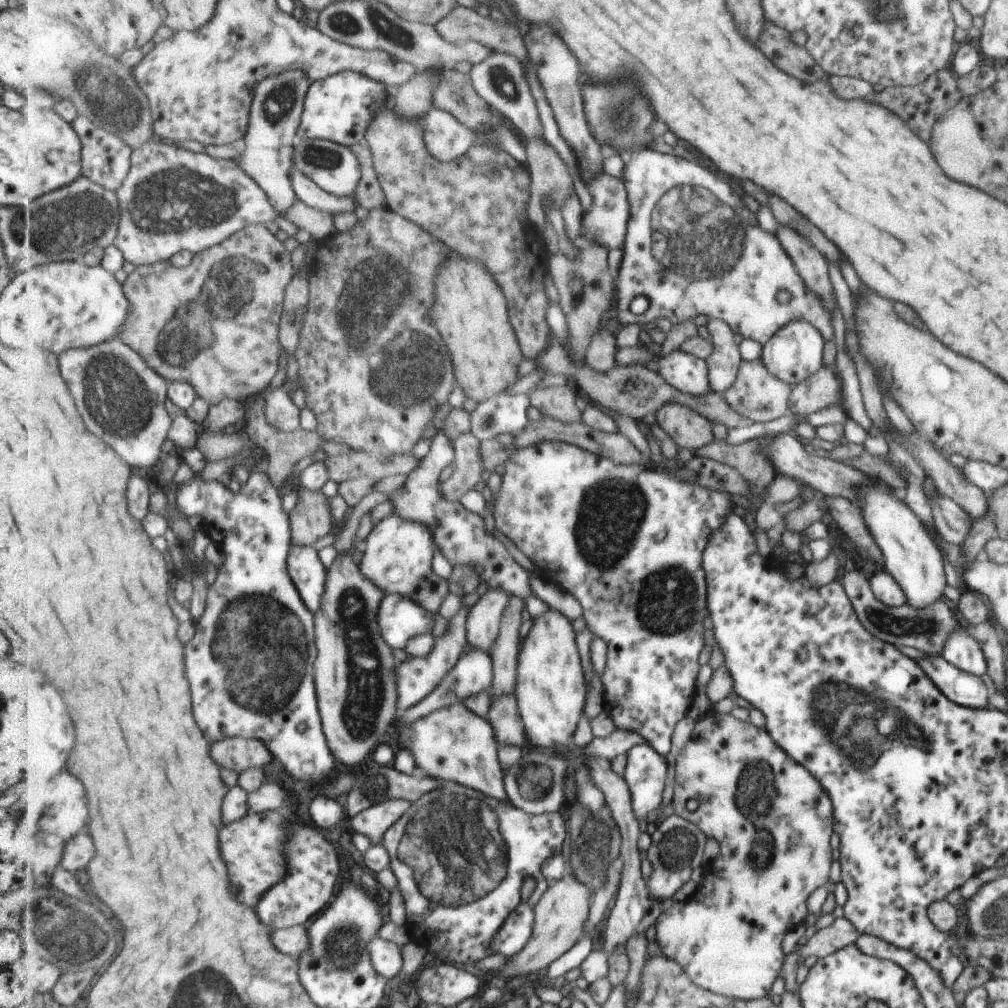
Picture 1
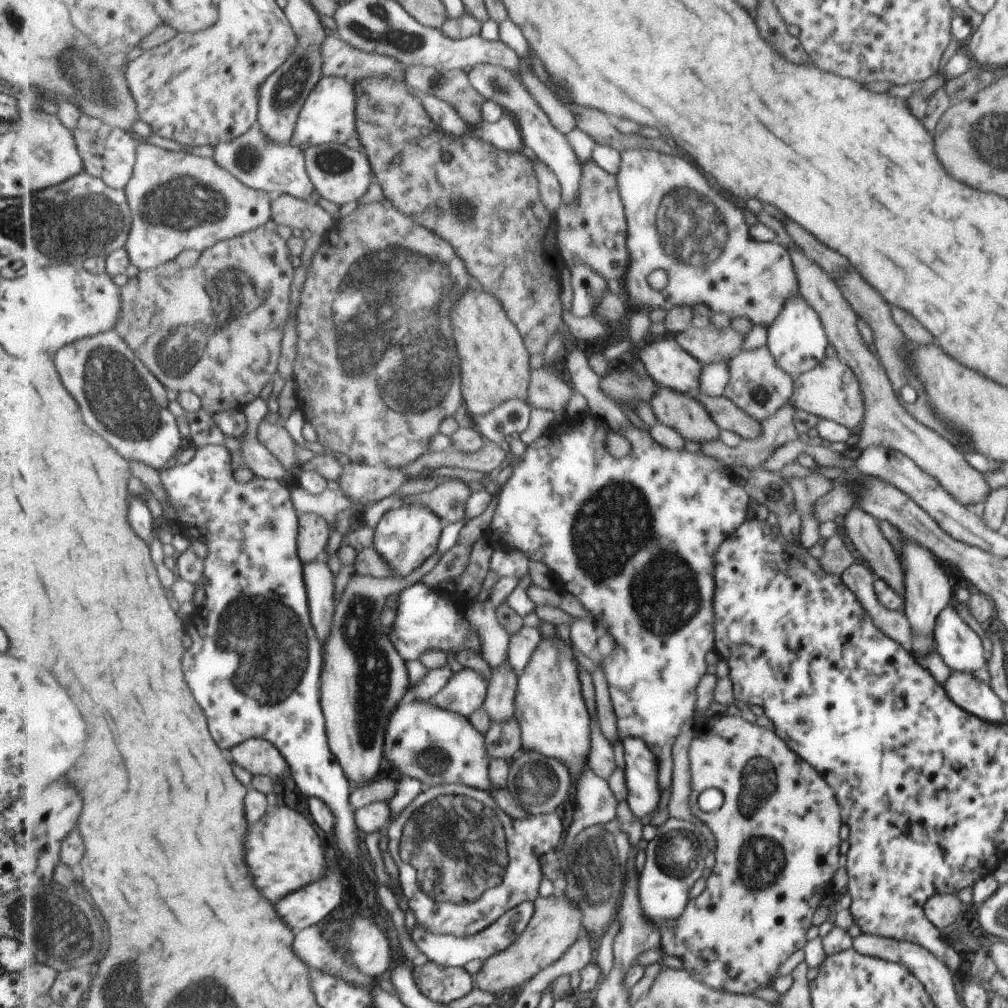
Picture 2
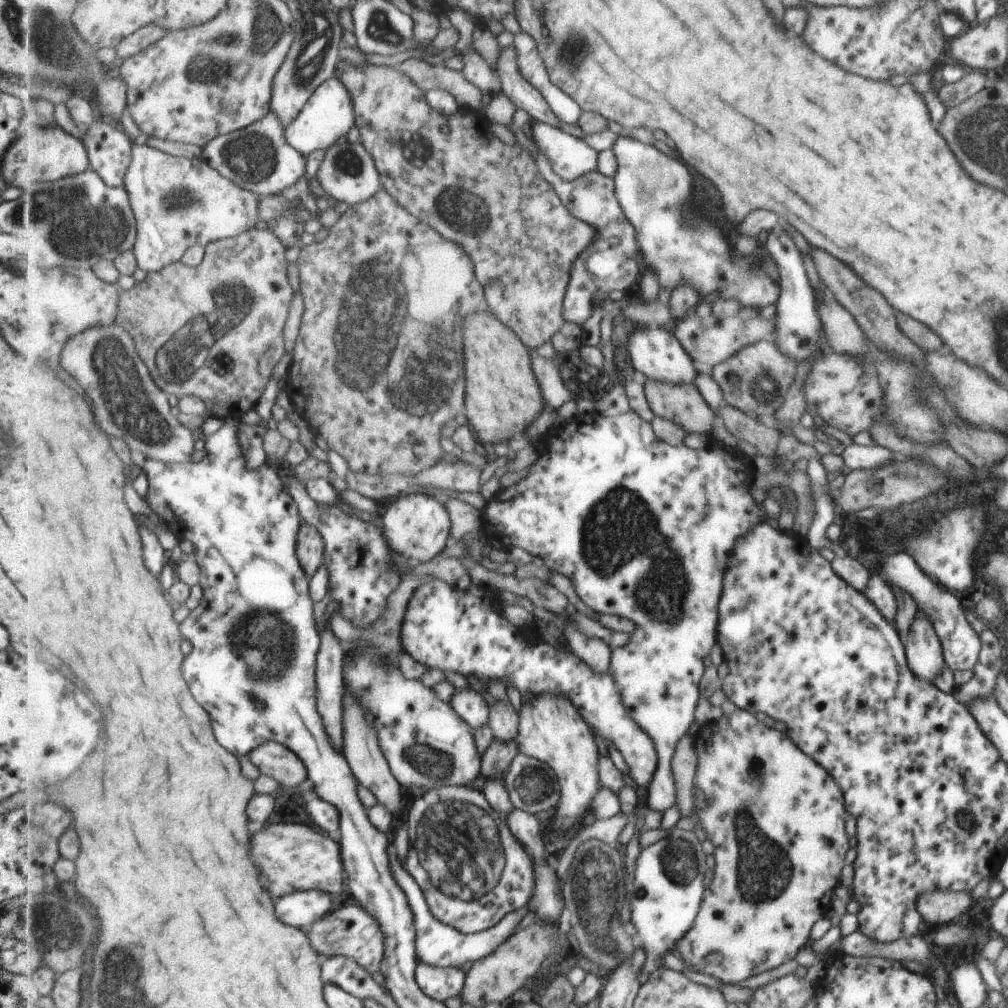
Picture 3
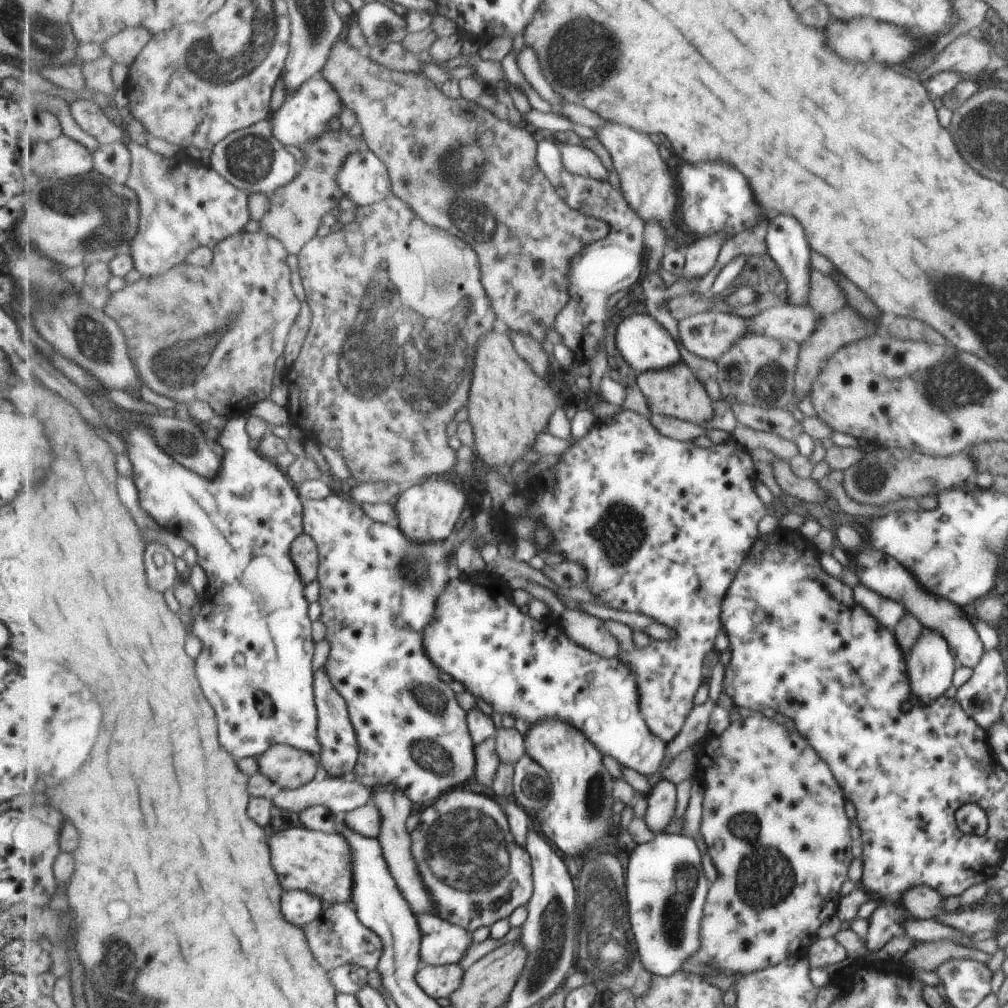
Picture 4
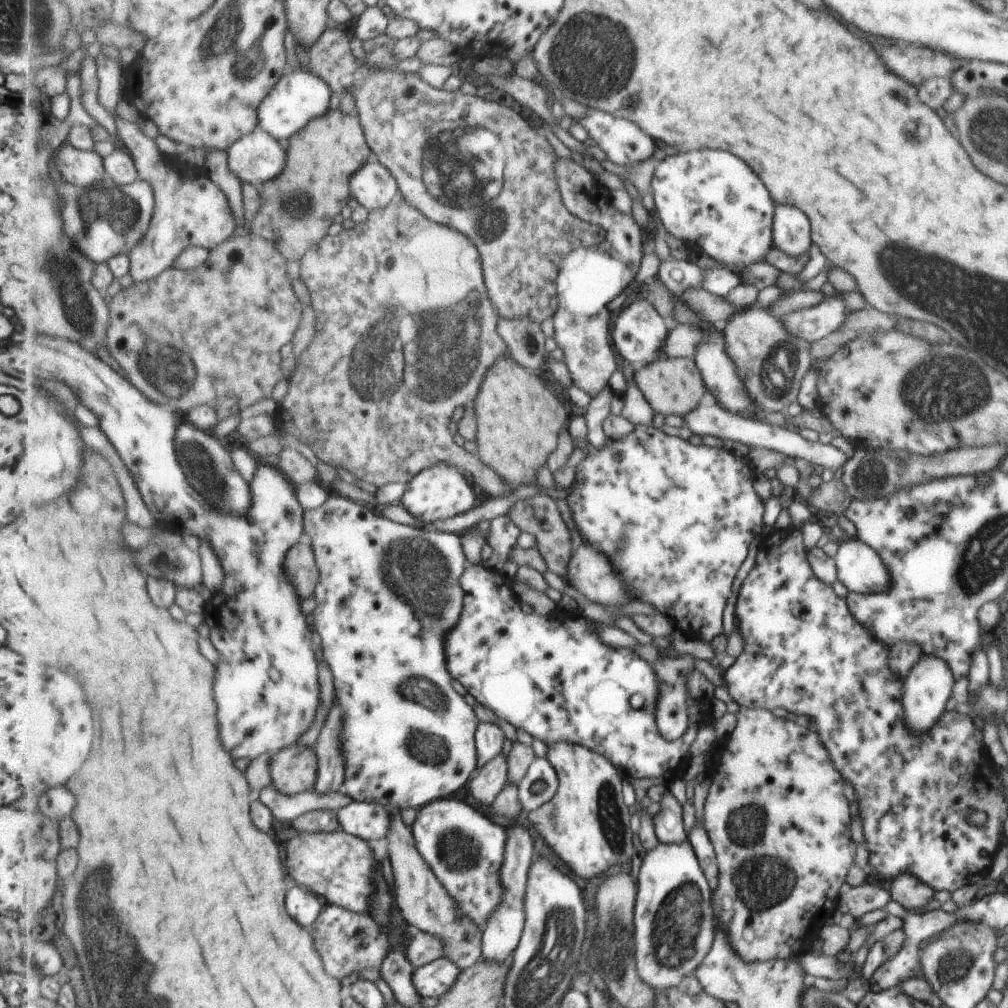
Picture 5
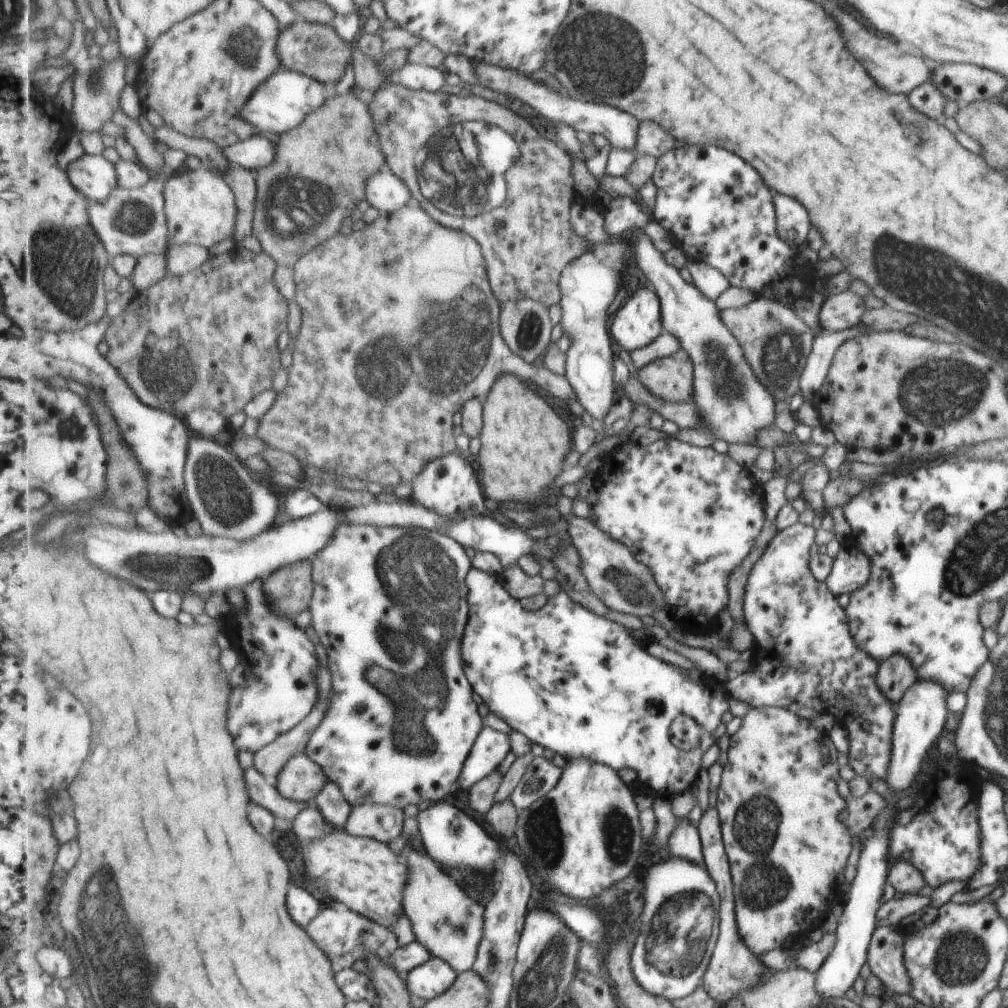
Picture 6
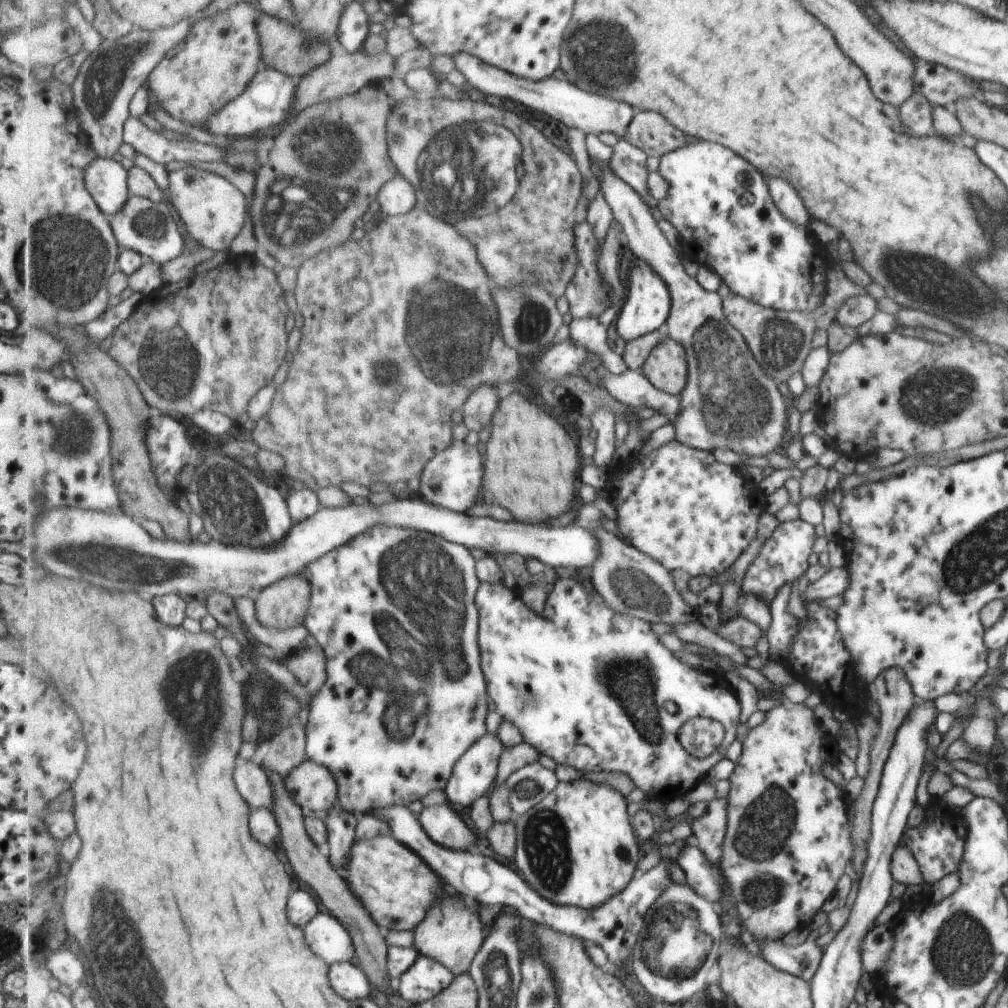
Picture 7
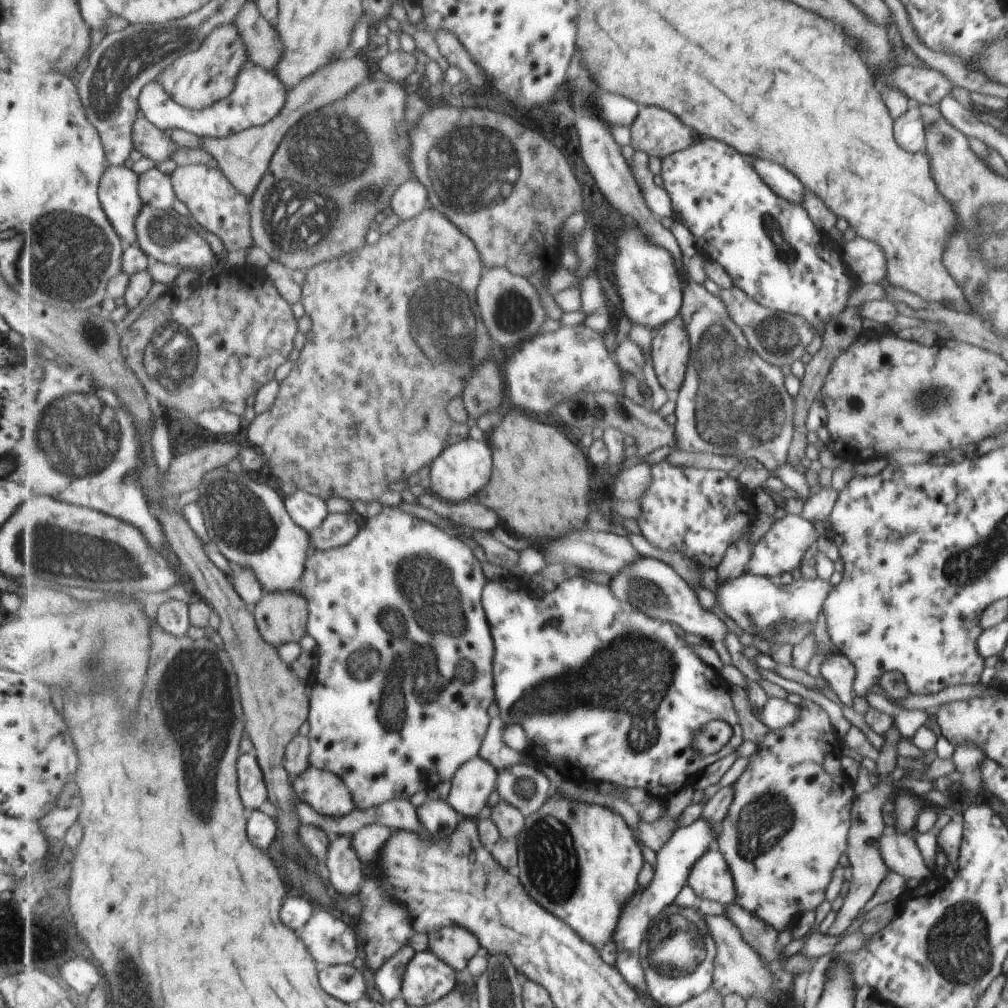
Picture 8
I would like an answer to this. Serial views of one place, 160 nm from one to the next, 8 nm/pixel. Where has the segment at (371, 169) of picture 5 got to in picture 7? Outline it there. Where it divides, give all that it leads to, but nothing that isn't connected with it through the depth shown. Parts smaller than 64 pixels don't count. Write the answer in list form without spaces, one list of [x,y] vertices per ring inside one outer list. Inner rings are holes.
[[[400,174],[397,178],[387,181],[376,199],[381,206],[381,211],[385,214],[402,215],[411,212],[417,205],[417,192]]]

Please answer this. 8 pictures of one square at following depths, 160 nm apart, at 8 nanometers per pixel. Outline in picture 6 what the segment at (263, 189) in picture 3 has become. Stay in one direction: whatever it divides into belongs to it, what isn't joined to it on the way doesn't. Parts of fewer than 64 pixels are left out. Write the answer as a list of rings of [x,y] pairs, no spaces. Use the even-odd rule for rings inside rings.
[[[253,135],[223,150],[231,166],[243,167],[253,172],[271,166],[277,156],[275,144],[269,138],[260,135]]]

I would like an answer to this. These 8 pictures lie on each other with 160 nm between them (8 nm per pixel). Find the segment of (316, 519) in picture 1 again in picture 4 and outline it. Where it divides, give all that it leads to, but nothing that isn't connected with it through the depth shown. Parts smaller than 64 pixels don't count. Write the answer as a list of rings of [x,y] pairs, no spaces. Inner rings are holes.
[[[305,532],[298,536],[292,546],[292,557],[302,574],[303,582],[309,584],[318,580],[318,568],[320,565],[320,552],[315,539]]]

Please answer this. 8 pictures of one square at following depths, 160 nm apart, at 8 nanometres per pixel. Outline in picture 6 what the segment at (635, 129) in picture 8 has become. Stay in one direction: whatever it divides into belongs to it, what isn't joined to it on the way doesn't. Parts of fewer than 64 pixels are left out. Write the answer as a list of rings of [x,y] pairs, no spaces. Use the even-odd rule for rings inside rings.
[[[642,121],[638,130],[638,141],[635,150],[641,154],[662,157],[680,144],[674,136],[659,123]]]

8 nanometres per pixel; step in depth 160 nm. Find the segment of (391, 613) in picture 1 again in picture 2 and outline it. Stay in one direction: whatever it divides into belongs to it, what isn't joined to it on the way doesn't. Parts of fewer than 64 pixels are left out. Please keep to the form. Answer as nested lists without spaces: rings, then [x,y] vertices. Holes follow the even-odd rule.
[[[423,582],[415,583],[400,593],[398,613],[389,637],[405,660],[419,661],[421,654],[433,648],[444,652],[451,650],[453,656],[463,647],[472,648],[480,654],[482,652],[477,631],[459,609],[458,602],[453,604],[447,596]]]

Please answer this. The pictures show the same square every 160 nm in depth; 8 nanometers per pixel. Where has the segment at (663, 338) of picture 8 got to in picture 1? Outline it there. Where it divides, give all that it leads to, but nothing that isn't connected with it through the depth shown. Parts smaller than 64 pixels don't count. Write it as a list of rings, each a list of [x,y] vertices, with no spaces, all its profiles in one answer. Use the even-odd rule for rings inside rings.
[[[673,403],[662,406],[656,413],[661,428],[681,447],[691,453],[715,440],[710,421],[688,406]]]

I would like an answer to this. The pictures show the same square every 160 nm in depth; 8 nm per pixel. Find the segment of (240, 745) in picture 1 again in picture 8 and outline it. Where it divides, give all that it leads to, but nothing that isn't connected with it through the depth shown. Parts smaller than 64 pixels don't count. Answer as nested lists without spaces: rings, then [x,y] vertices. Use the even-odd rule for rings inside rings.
[[[310,766],[293,781],[296,798],[321,814],[345,817],[357,808],[346,782],[334,772]]]

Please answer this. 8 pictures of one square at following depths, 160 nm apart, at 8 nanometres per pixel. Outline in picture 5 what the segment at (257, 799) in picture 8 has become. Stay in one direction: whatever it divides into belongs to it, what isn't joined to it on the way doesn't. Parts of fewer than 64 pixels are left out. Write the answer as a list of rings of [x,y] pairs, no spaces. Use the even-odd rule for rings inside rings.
[[[273,784],[265,787],[255,798],[259,798],[281,822],[293,824],[301,815],[314,810],[327,809],[338,811],[355,802],[354,798],[345,791],[329,794],[317,792],[315,788],[304,793],[284,795]]]

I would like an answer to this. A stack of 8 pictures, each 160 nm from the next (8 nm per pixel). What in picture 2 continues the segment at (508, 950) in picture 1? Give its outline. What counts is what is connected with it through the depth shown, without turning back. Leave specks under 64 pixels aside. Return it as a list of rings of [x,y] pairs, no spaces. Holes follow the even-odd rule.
[[[525,901],[514,909],[509,910],[507,914],[504,914],[488,929],[483,930],[482,933],[468,937],[435,933],[435,931],[428,931],[423,925],[417,923],[411,932],[411,938],[429,961],[435,961],[441,966],[461,968],[467,962],[471,962],[471,960],[479,960],[481,958],[486,961],[488,958],[507,950],[525,932],[527,925],[530,924],[531,919],[534,917],[535,911],[535,903],[533,901]]]

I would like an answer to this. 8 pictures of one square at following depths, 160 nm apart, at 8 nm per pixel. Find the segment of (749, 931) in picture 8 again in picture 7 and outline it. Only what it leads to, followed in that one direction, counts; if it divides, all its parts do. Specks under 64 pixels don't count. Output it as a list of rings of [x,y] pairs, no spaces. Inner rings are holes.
[[[809,929],[804,942],[799,945],[783,945],[780,940],[758,942],[761,958],[777,970],[801,977],[809,983],[822,960],[823,949],[815,944],[818,936],[817,929]]]

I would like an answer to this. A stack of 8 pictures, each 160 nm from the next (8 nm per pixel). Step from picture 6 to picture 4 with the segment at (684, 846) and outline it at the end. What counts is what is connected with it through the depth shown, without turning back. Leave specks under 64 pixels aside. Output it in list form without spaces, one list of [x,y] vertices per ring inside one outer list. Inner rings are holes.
[[[661,779],[647,794],[647,809],[644,819],[647,821],[649,828],[659,834],[662,830],[670,830],[675,821],[677,808],[677,786],[669,779]]]

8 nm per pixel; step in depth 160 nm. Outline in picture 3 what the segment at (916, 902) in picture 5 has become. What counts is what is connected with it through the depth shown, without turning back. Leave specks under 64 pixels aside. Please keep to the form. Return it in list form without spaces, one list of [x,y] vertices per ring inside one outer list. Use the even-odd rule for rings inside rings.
[[[934,891],[918,898],[918,914],[928,926],[947,924],[955,920],[972,902],[971,892]]]

